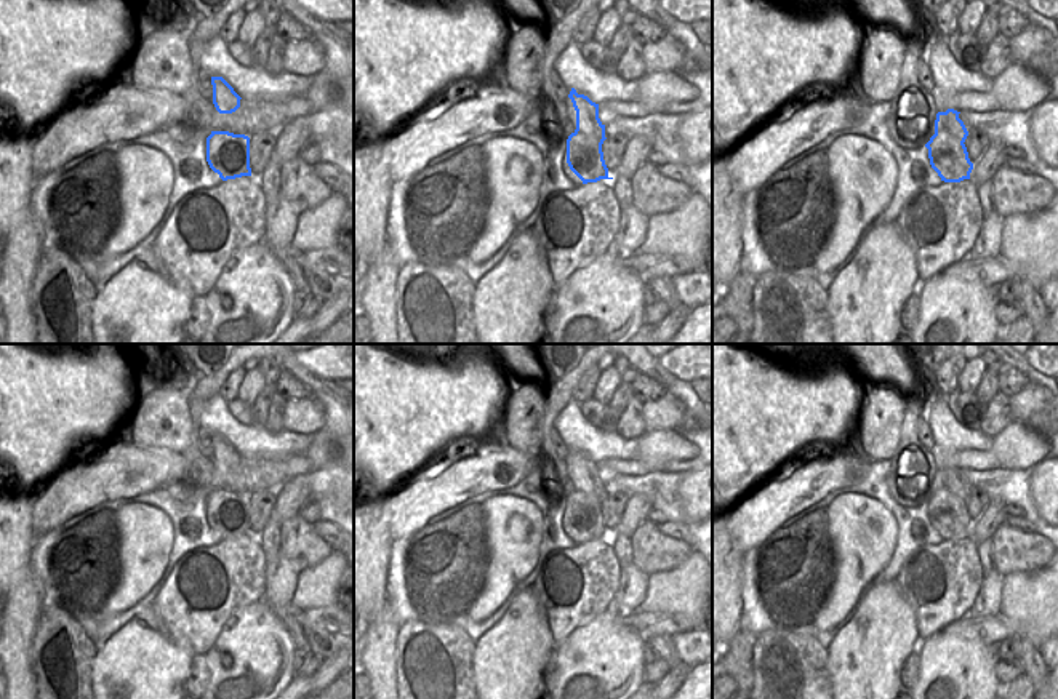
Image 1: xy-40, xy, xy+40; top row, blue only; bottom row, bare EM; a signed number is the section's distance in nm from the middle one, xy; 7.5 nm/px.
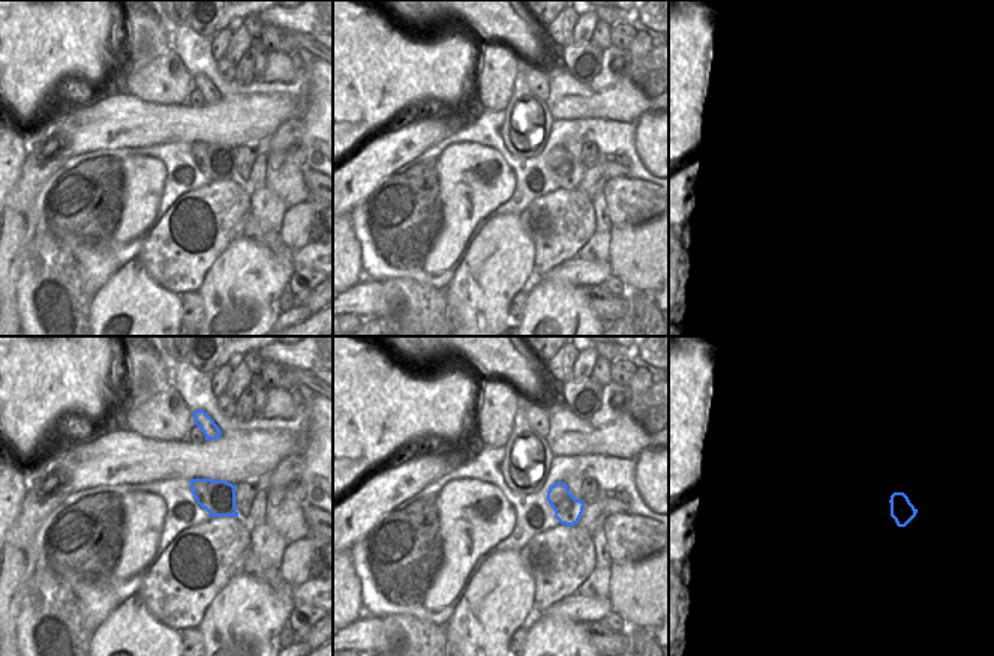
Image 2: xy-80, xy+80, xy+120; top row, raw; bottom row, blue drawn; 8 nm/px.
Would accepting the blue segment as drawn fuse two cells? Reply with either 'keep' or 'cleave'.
cleave

